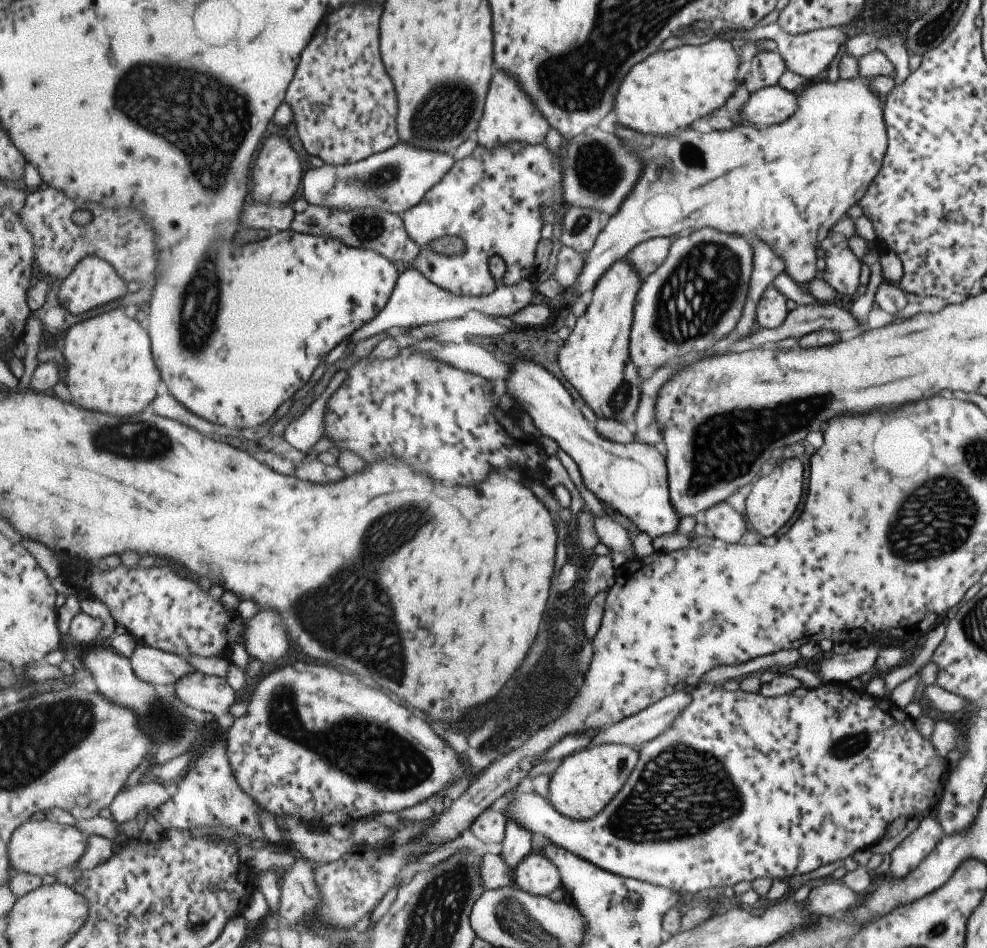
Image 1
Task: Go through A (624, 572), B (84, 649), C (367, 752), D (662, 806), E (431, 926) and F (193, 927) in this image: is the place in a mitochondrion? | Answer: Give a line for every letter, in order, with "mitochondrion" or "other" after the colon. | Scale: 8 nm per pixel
A: other
B: other
C: mitochondrion
D: mitochondrion
E: mitochondrion
F: mitochondrion

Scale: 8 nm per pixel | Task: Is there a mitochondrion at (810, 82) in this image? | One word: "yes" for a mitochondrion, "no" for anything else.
no

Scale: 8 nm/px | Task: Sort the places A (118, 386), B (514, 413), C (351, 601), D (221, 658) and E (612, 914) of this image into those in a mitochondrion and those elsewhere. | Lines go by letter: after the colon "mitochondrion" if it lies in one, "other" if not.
A: other
B: other
C: mitochondrion
D: other
E: other

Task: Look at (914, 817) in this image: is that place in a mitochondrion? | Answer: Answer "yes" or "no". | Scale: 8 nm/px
no

